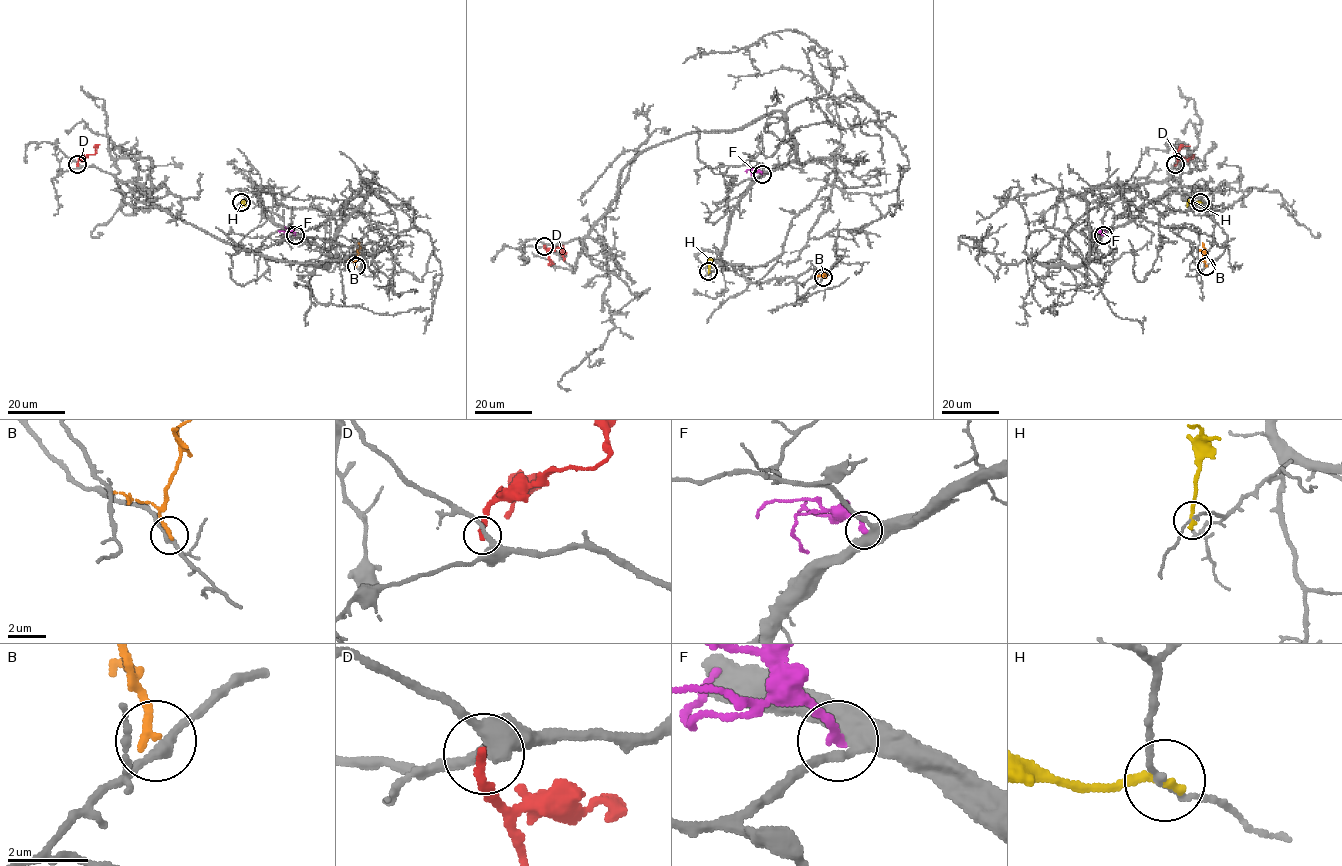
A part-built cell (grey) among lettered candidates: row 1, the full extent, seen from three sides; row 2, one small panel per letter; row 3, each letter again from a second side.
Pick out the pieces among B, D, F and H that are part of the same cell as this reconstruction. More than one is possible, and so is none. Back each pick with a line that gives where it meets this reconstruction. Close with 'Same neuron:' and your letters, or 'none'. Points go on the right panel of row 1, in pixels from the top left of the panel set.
Same neuron: none

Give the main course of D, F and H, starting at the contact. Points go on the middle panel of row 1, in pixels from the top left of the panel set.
D: (544, 246), (546, 249), (554, 249), (563, 245), (563, 260)
F: (762, 173), (755, 169), (746, 172)
H: (709, 271), (708, 257)

